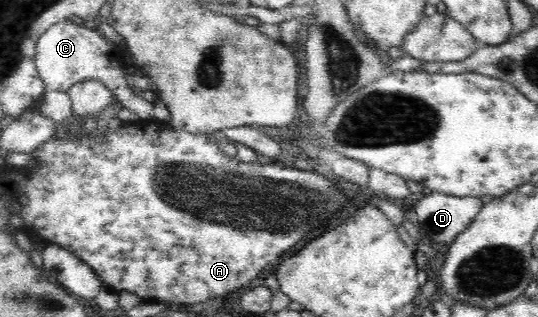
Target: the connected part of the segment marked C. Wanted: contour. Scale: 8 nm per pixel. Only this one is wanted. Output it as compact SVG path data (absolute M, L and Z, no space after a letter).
M72 21L61 22L49 27L37 39L35 65L47 90L68 92L75 83L96 79L113 92L119 101L119 107L127 107L133 113L137 113L141 120L154 121L153 97L139 96L127 86L126 75L119 63L120 53L117 53L120 50L117 48L117 45L107 40L97 29L91 30Z

